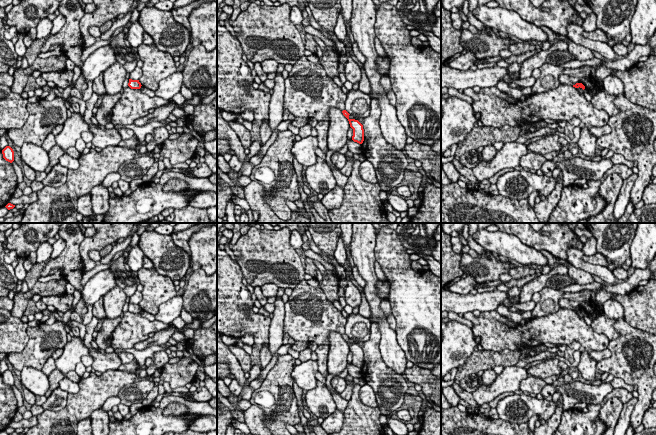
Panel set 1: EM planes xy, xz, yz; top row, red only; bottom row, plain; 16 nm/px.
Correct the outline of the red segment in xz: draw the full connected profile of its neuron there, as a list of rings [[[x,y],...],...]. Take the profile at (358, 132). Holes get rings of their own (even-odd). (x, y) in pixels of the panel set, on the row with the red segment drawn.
[[[343,110],[342,113],[348,119],[350,127],[353,129],[352,140],[354,142],[362,144],[363,141],[364,141],[364,129],[363,129],[363,125],[358,120],[350,119],[349,118],[350,114],[346,110]]]

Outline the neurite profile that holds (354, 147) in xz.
[[[353,140],[347,141],[348,150],[353,154],[362,154],[361,144],[354,142]]]

